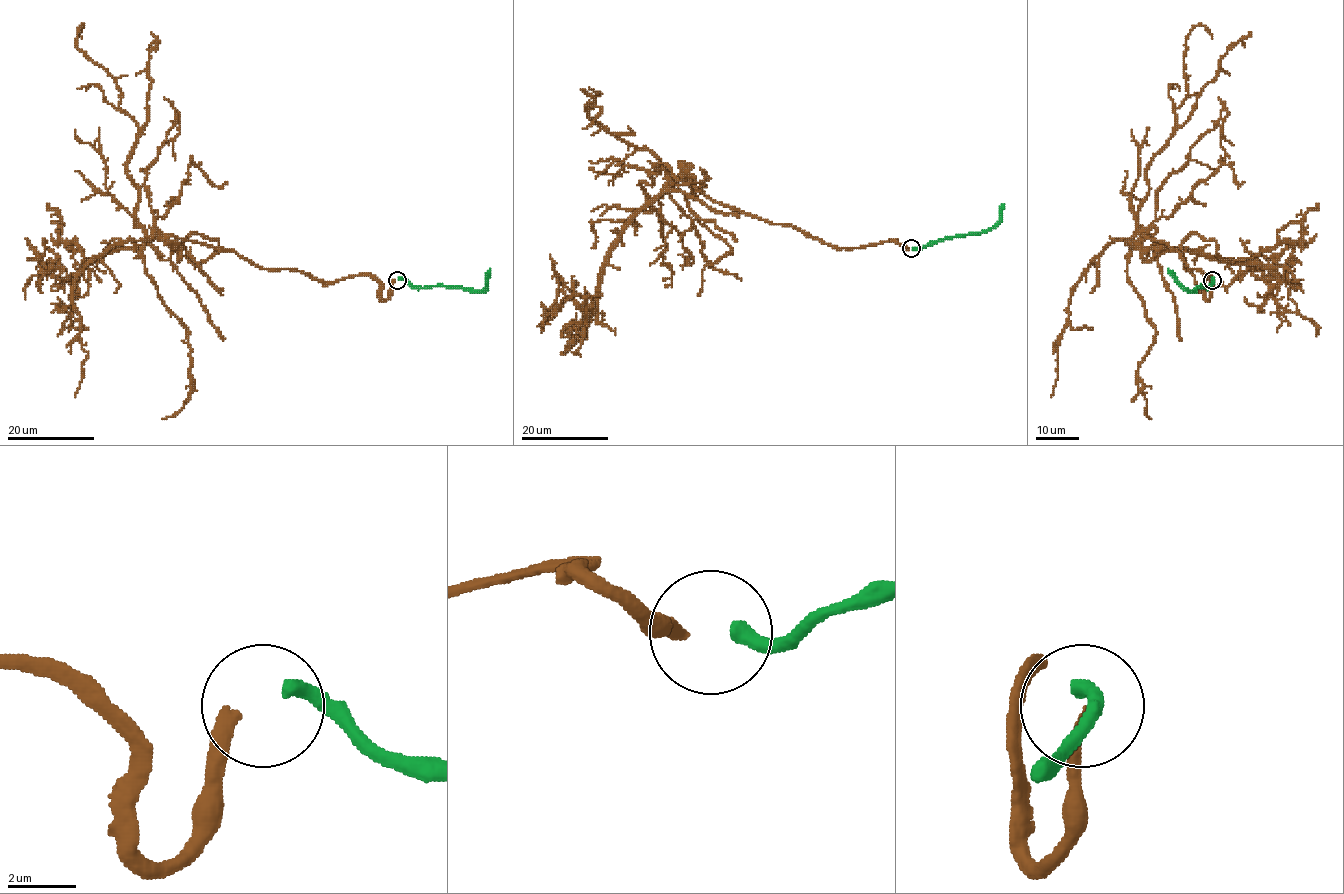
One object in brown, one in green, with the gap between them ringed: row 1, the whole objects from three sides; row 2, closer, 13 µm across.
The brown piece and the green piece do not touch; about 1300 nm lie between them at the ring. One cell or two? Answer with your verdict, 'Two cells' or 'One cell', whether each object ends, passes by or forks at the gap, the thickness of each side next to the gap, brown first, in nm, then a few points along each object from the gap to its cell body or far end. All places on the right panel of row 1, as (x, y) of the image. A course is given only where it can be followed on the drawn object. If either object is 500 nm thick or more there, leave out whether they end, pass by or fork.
One cell. At the ring brown ends. At the ring green ends. Thickness 380 nm (brown) against 460 nm. Course of brown: (1212, 280), (1207, 299), (1208, 274), (1133, 238), (1147, 164), (1186, 95), (1185, 41), (1199, 25), (1211, 39). Course of green: (1212, 279), (1207, 288), (1188, 290), (1168, 269)

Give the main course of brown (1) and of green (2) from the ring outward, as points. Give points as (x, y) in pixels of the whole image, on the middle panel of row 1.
1: (908, 248), (836, 248), (663, 169), (640, 183), (651, 211), (590, 221), (596, 247)
2: (913, 248), (920, 249), (951, 237), (986, 233), (999, 220), (1003, 204)

